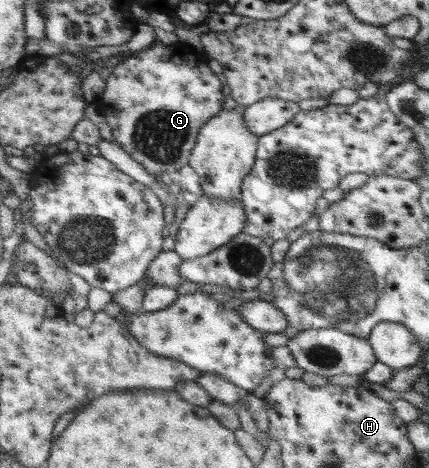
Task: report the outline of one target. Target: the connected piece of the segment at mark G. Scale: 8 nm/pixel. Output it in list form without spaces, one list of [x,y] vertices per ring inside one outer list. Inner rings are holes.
[[[155,41],[141,51],[130,53],[113,68],[96,104],[105,116],[115,141],[139,161],[149,174],[157,178],[166,172],[175,178],[183,166],[189,165],[199,131],[209,119],[221,112],[226,96],[225,81],[209,68],[202,52],[183,45],[172,46]]]

